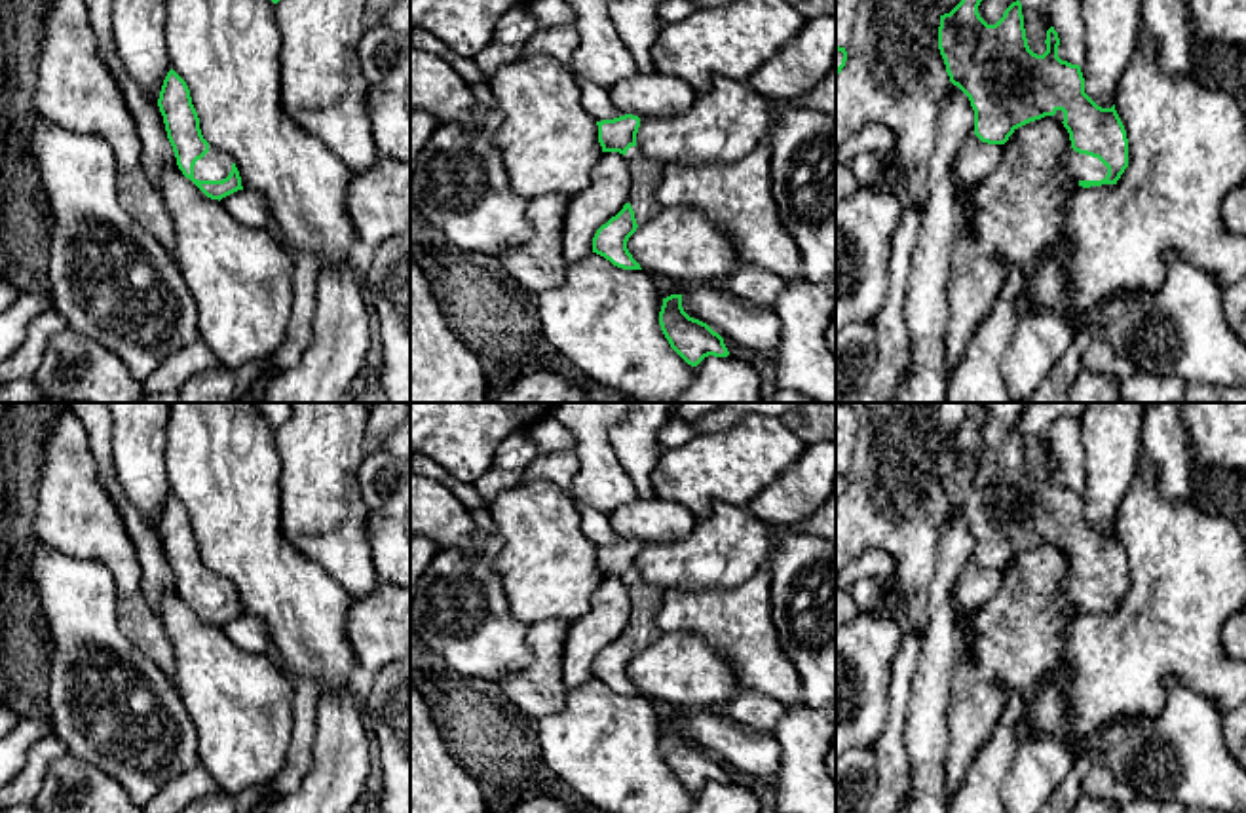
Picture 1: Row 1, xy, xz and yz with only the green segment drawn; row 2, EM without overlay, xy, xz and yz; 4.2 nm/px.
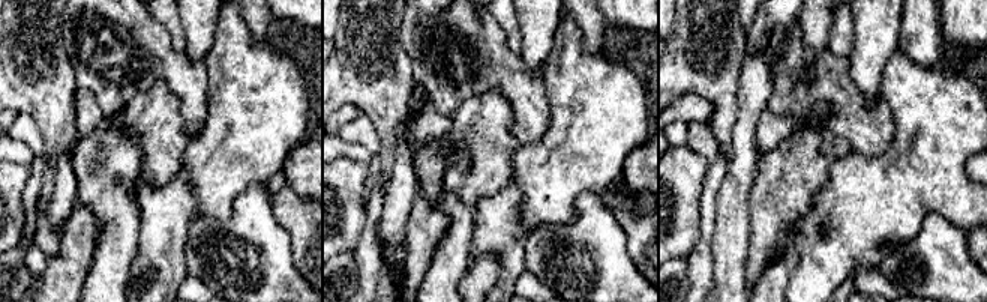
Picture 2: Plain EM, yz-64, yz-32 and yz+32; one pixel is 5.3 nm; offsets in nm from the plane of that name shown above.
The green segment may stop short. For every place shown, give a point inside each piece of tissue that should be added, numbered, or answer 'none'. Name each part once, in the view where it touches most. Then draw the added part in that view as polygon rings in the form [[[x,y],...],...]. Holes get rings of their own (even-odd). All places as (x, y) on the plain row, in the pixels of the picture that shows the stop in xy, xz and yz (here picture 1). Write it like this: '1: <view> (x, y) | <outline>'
1: xy (215, 591) | [[[209,570],[209,577],[194,591],[194,604],[222,606],[230,600],[232,589],[234,587],[226,577]]]

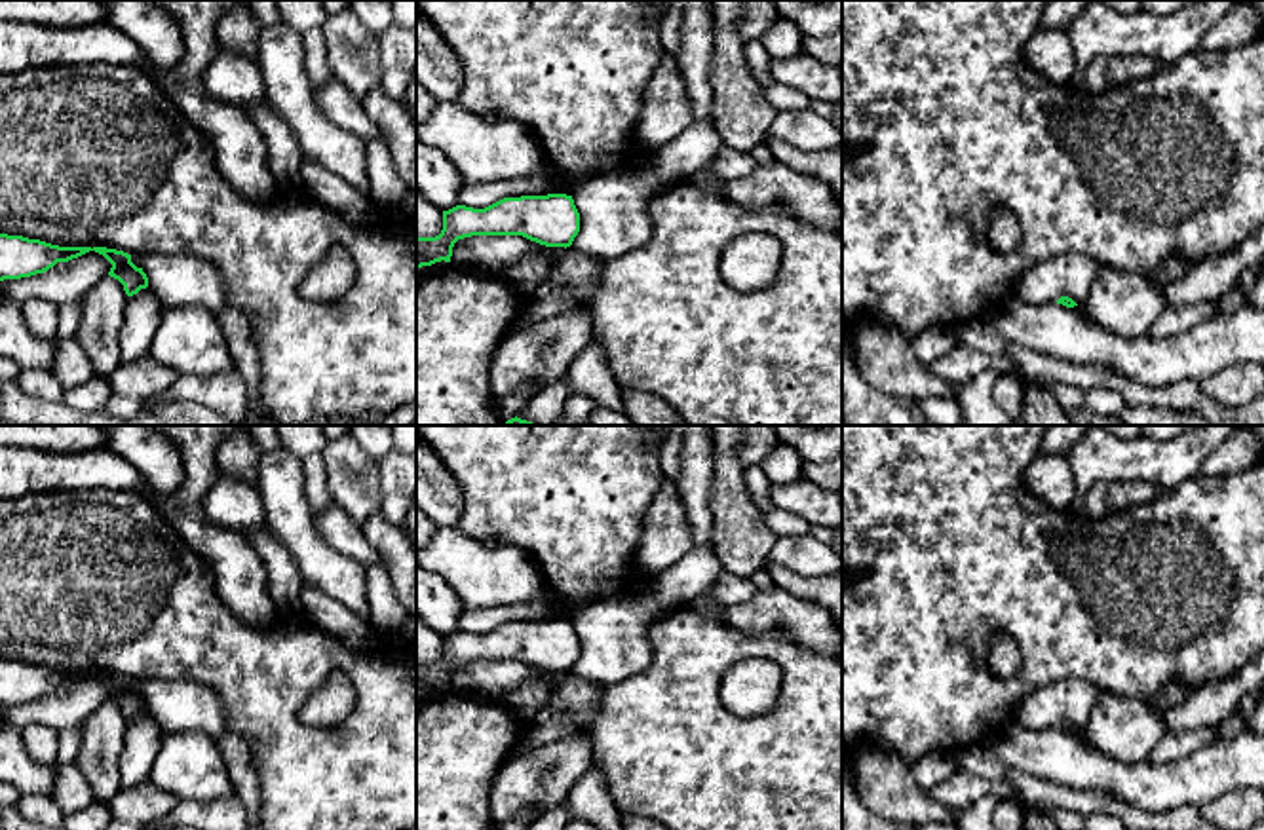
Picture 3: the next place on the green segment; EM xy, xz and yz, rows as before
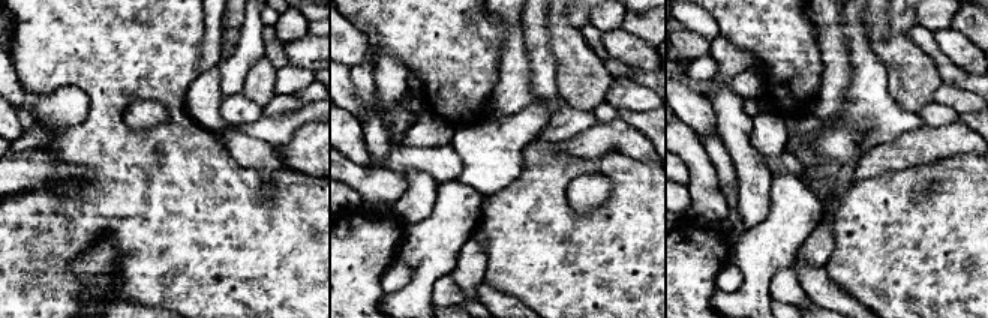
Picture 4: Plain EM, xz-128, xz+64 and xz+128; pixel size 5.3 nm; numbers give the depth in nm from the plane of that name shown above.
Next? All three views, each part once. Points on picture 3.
none

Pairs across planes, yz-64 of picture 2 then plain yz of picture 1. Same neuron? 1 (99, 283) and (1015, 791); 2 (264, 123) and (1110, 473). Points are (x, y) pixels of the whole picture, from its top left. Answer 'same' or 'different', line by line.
1: different
2: different

